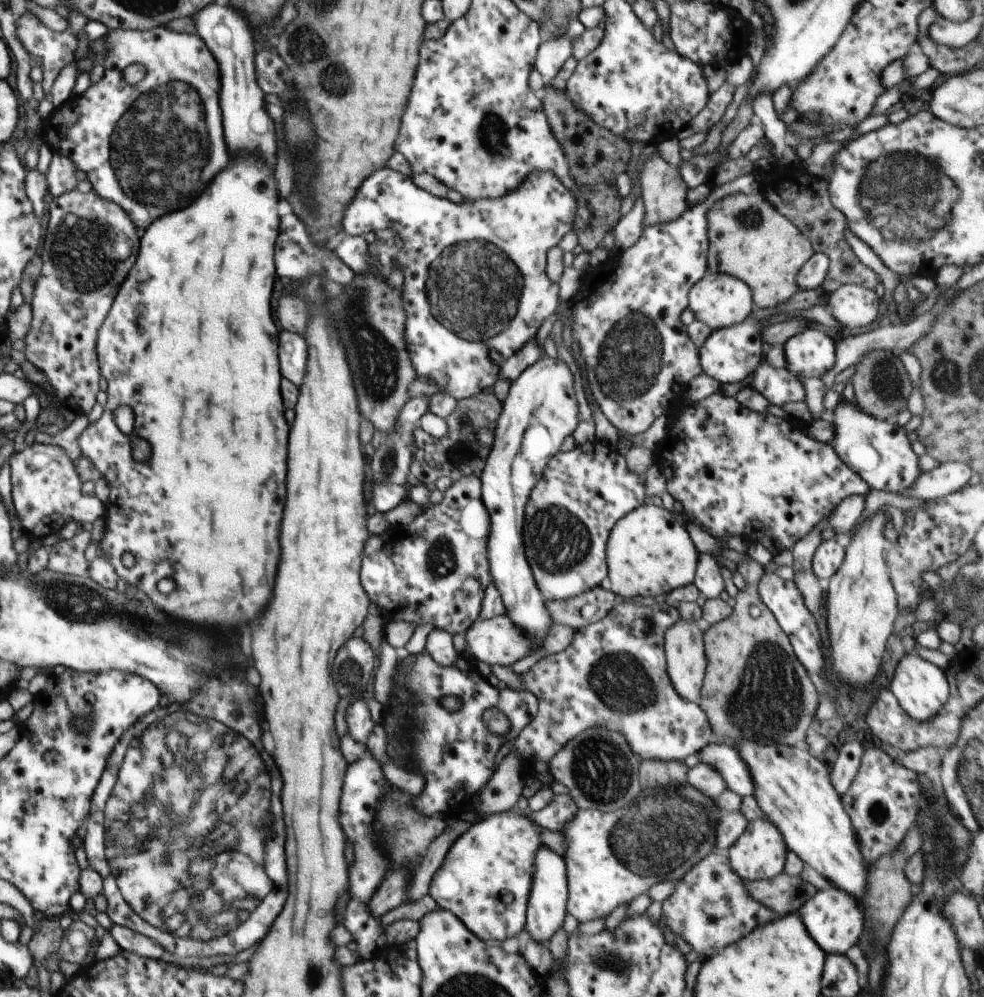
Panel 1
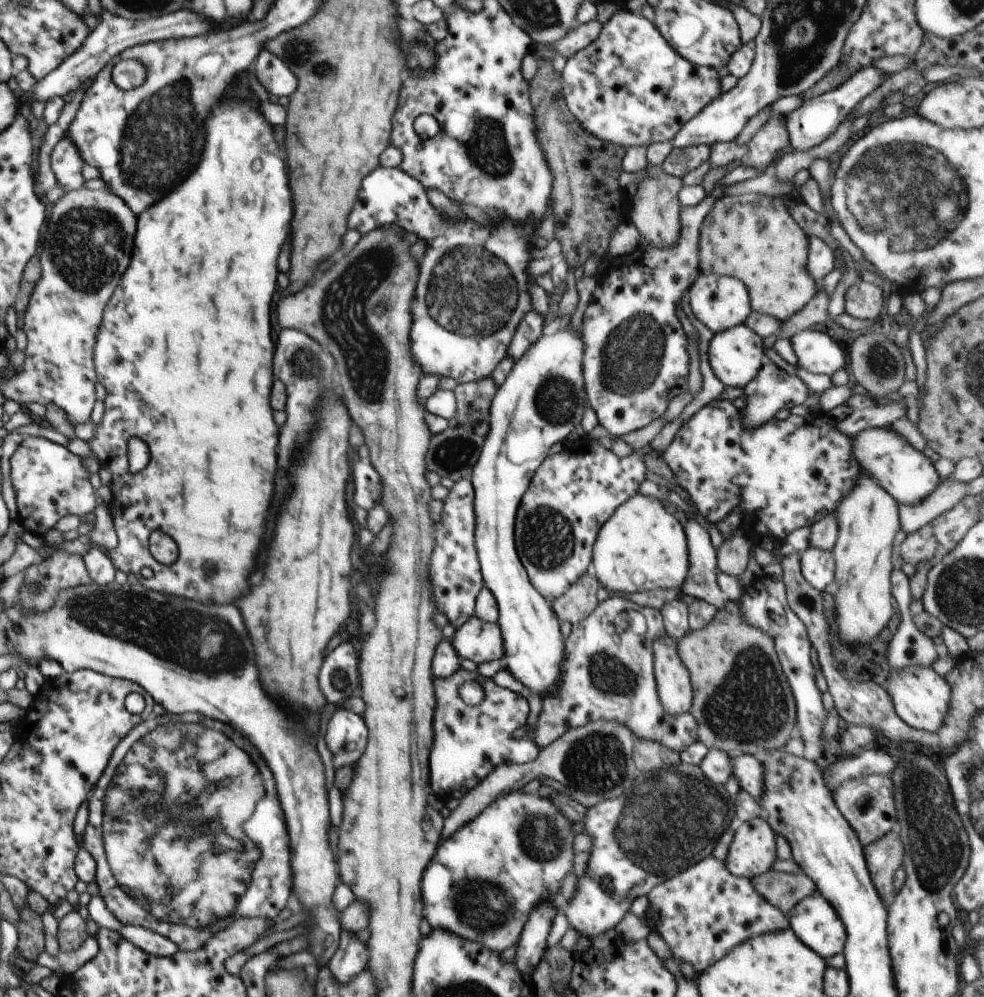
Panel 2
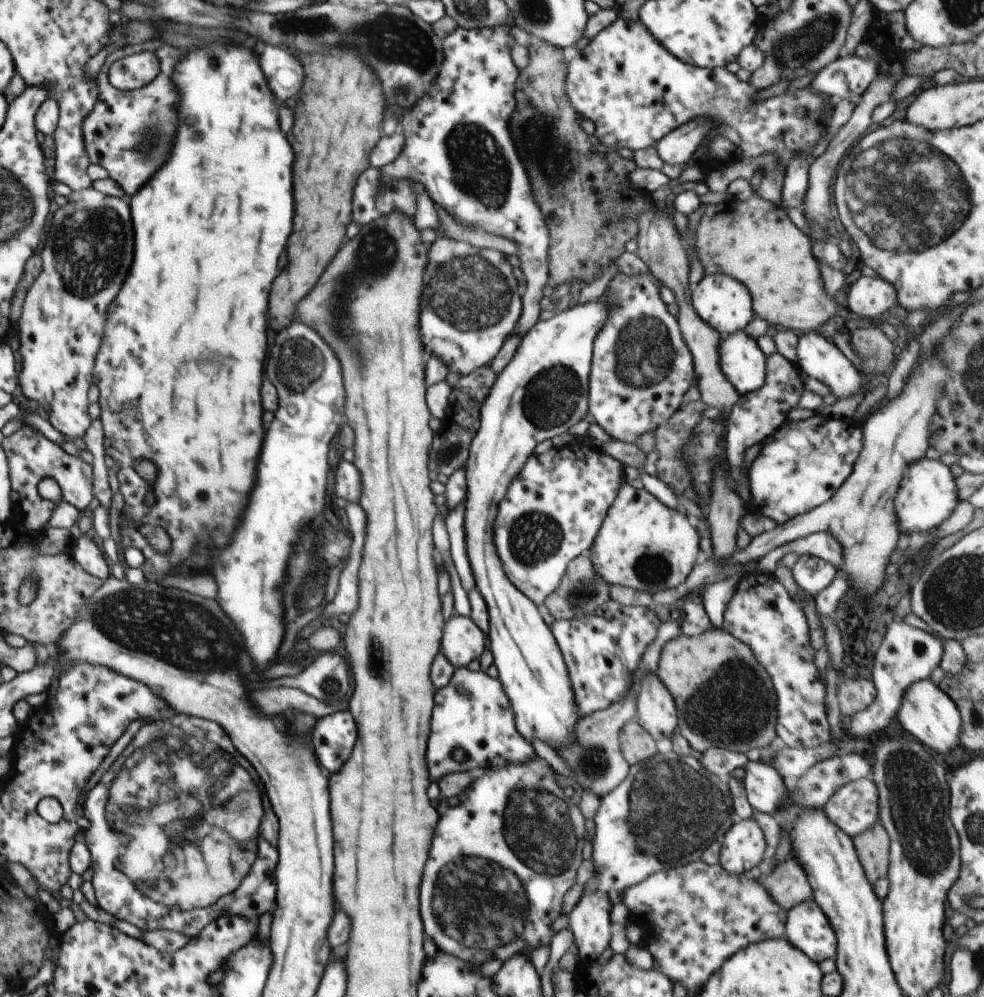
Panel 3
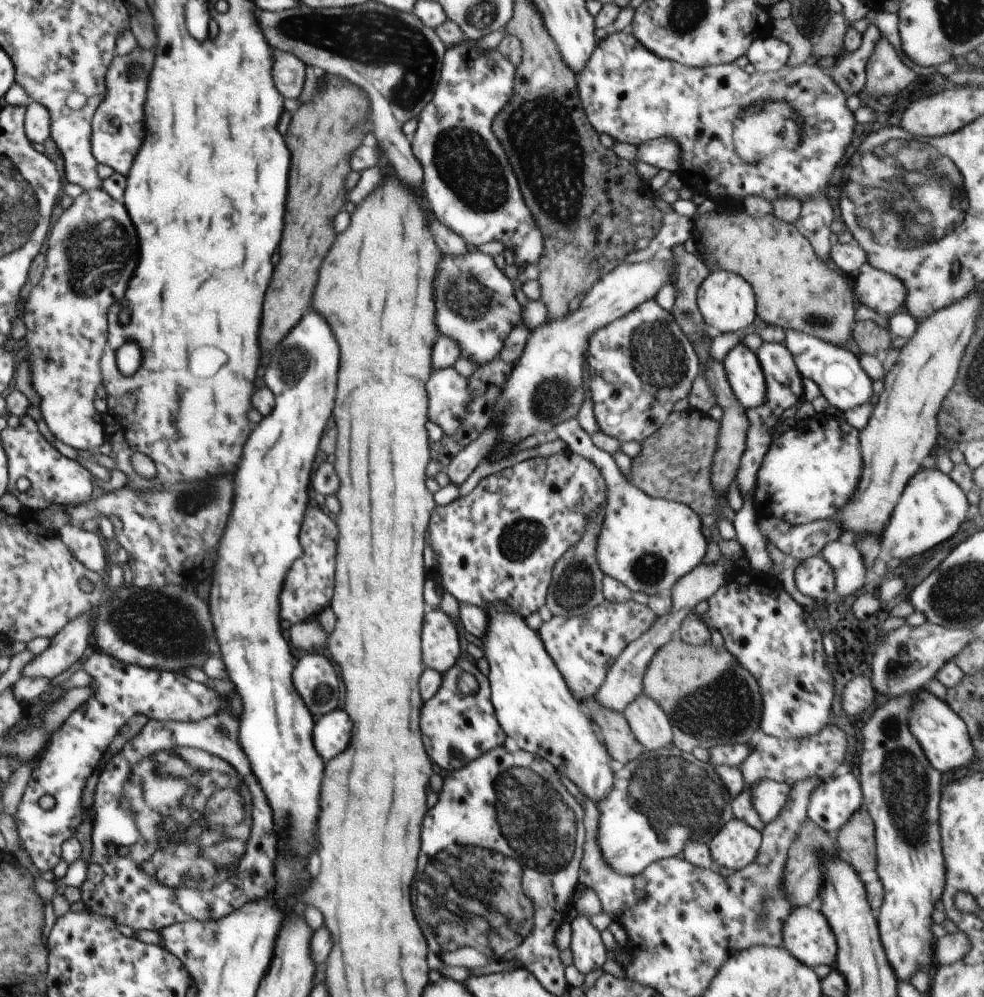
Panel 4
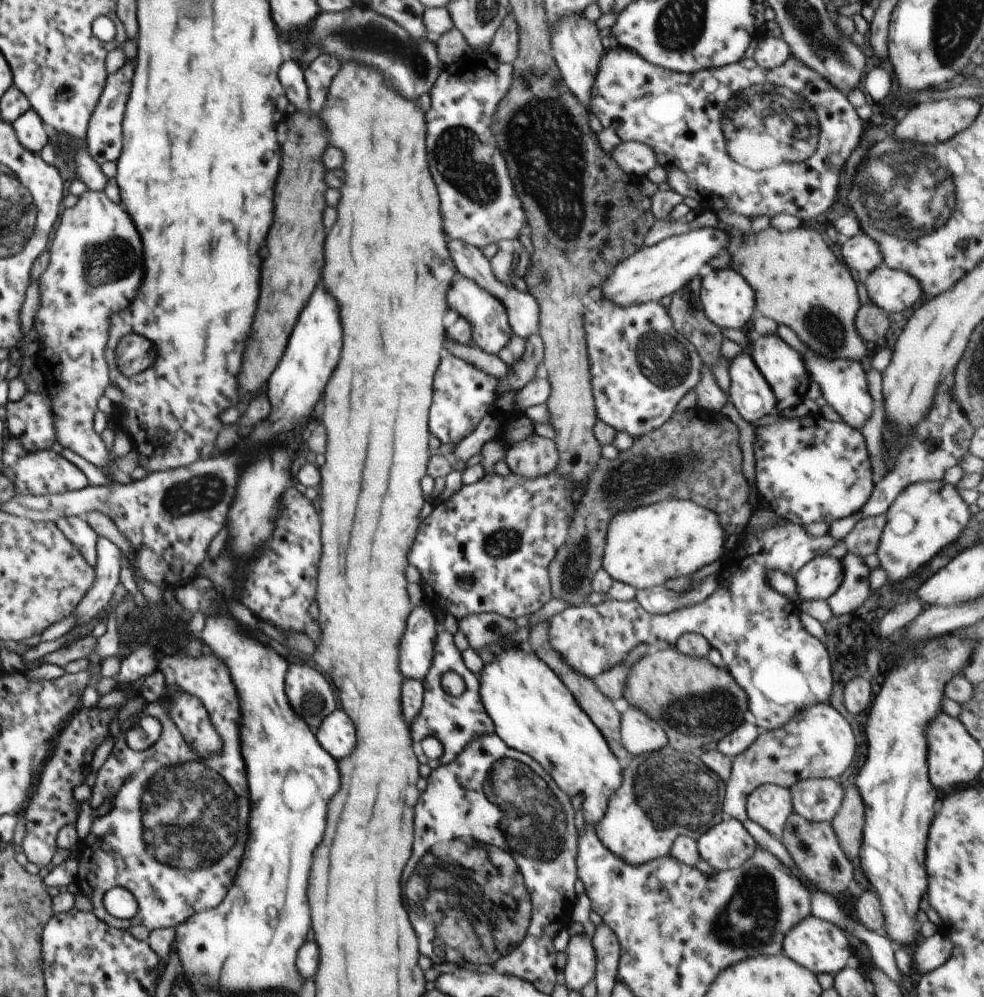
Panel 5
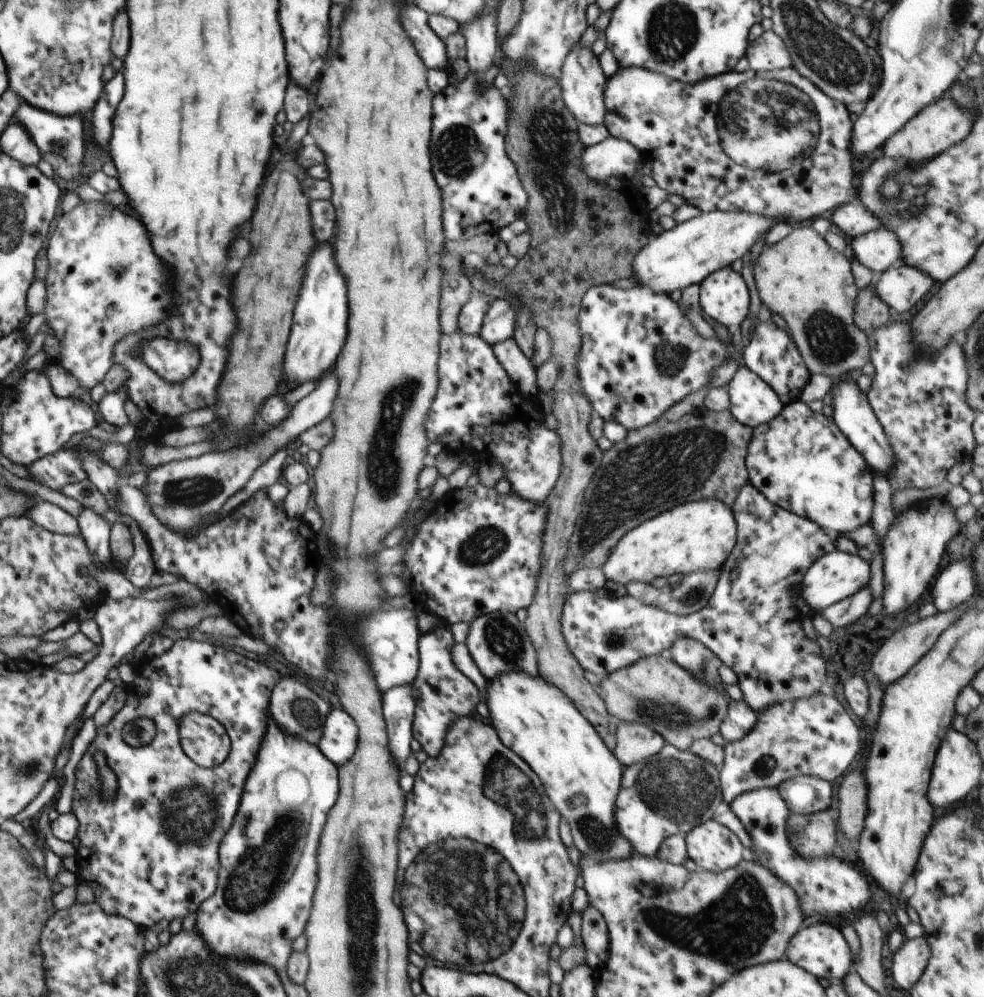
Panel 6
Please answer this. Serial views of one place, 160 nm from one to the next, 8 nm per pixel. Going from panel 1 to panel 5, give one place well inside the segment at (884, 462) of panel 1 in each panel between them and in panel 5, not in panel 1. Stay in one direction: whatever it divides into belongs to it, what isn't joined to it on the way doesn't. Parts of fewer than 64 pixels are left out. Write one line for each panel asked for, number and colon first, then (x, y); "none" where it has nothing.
2: (908, 476)
3: (927, 493)
4: (932, 506)
5: (926, 516)

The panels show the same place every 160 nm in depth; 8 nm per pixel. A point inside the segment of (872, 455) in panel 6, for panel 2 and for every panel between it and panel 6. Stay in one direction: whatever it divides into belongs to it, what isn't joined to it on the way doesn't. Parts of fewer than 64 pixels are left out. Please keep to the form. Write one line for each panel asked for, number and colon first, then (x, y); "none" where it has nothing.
2: (817, 352)
3: (820, 359)
4: (835, 369)
5: (843, 384)

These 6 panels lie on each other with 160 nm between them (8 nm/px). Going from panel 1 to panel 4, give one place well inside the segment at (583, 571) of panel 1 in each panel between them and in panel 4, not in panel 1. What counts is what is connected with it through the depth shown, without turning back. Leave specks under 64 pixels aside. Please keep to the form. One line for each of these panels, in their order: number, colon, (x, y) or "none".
2: (573, 493)
3: (553, 510)
4: (499, 543)

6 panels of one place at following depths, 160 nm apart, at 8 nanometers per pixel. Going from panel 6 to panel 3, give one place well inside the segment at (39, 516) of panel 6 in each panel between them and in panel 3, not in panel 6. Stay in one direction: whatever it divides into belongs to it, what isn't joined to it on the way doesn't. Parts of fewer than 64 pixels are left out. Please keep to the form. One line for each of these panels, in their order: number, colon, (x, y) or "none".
3: (84, 549)
4: (86, 546)
5: (78, 531)

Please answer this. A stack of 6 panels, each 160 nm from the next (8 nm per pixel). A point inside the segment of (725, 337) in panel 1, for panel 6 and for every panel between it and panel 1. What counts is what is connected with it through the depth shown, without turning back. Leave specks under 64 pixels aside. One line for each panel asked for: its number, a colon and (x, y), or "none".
2: (735, 355)
3: (742, 362)
4: (743, 369)
5: (751, 394)
6: (753, 402)

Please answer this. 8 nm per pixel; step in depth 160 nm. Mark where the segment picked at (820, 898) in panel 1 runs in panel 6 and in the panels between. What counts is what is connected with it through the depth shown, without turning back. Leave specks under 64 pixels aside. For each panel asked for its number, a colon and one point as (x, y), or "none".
2: (815, 921)
3: (807, 928)
4: (807, 934)
5: (819, 945)
6: (820, 948)

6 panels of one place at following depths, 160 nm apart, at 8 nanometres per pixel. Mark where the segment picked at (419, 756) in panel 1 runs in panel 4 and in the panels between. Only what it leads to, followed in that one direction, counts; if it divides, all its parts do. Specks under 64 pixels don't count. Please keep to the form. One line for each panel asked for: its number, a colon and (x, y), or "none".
2: (470, 741)
3: (482, 723)
4: (450, 720)

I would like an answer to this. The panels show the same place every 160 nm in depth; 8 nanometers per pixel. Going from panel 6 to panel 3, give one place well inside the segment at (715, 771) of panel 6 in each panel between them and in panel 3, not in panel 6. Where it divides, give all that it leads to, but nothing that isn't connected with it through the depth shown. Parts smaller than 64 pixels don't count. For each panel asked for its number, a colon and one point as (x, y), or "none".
3: (664, 814)
4: (657, 804)
5: (664, 794)

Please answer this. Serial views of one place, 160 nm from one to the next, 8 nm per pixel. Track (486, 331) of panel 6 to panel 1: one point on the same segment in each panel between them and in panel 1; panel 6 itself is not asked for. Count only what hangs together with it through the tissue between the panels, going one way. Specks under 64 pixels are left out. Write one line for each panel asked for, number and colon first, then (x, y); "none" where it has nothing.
1: (475, 291)
2: (480, 271)
3: (470, 305)
4: (475, 304)
5: (490, 329)

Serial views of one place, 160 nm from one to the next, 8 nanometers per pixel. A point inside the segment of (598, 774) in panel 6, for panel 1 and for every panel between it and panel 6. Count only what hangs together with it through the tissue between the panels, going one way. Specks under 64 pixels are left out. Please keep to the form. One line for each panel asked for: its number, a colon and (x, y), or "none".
1: (540, 410)
2: (543, 398)
3: (542, 392)
4: (536, 709)
5: (533, 711)

